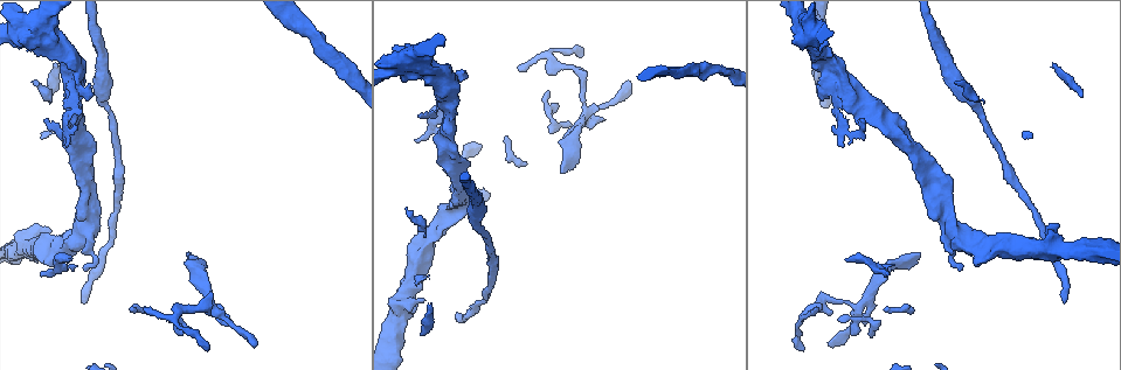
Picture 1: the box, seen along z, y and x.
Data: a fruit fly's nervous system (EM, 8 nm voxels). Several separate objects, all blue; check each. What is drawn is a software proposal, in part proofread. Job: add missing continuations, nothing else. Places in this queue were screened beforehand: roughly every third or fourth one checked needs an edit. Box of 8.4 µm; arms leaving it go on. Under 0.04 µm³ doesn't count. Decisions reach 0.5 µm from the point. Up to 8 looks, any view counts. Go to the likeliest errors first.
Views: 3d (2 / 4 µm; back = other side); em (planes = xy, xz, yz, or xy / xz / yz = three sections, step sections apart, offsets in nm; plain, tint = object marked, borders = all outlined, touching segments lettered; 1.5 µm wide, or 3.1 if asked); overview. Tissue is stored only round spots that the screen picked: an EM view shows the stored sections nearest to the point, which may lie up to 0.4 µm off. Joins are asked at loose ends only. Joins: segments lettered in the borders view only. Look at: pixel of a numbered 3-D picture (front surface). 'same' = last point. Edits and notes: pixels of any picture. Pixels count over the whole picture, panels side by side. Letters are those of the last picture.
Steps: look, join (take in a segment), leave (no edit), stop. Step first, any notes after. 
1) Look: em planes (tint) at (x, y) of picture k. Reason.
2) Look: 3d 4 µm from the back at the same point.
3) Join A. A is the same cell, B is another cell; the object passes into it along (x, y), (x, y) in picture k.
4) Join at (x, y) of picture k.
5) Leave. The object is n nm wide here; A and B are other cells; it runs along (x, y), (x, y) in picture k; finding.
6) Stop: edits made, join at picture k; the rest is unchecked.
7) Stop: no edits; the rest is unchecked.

Look: 3d 2 µm at (1065, 302) of picture 1. An open end.

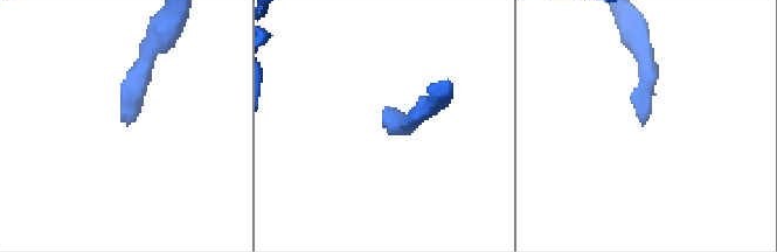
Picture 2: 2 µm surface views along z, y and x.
Look: em xz step 4 (borders) at (642, 117) of picture 2. Now the EM.

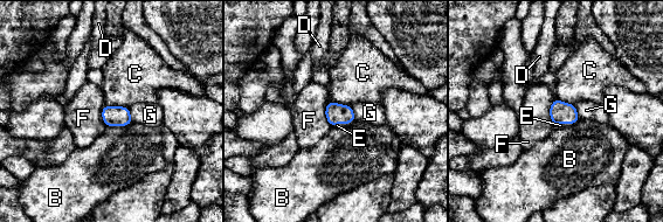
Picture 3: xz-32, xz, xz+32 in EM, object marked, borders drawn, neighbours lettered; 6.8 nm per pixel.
Look: em planes (borders) at the same point.

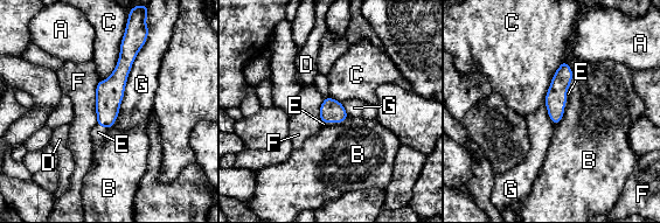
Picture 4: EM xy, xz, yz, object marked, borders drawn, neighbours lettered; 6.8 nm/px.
Join E. E is the same cell, A, B, C, D, F and G are other cells; it goes on there.

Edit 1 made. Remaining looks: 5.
Look: 3d 2 µm at (422, 300) of picture 1. An open end.

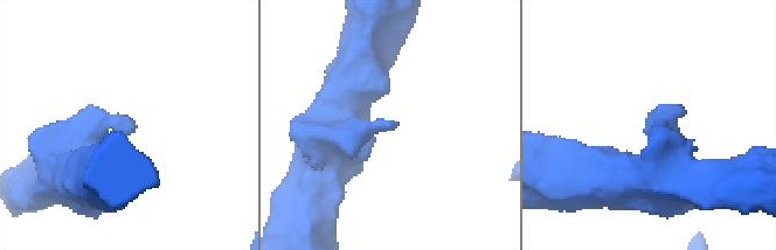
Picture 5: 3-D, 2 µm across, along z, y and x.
Look: em 3.1 µm planes (borders) at (398, 122) of picture 5.

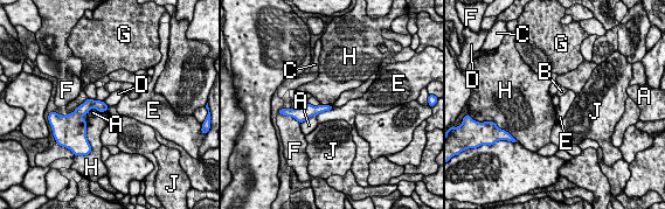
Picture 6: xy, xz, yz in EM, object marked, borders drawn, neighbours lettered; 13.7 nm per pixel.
Leave. A, B, C, D, E, F, G, H and J are other cells; none of them fits.

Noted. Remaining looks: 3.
Look: 3d 4 µm from the back at (146, 307) of picture 1. Tapers out.

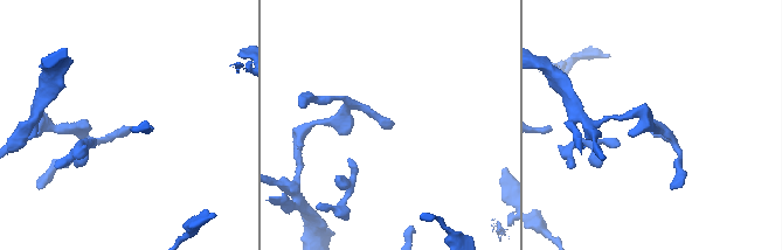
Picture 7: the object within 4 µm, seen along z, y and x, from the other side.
Look: em planes (borders) at (128, 126) of picture 7. Shape alone is not enough.

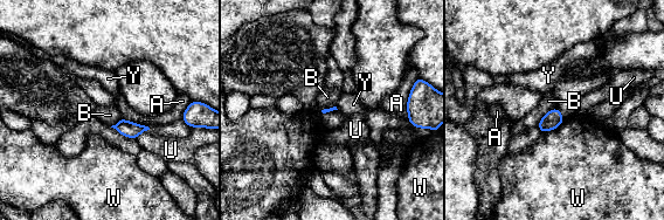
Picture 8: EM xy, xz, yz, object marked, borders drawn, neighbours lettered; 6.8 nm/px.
Leave. The longest contact is with A, 220 nm; A, B, U, W and Y are other cells; none of them fits.

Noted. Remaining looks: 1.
Stop: edits made, join at picture 4; the rest is unchecked.

